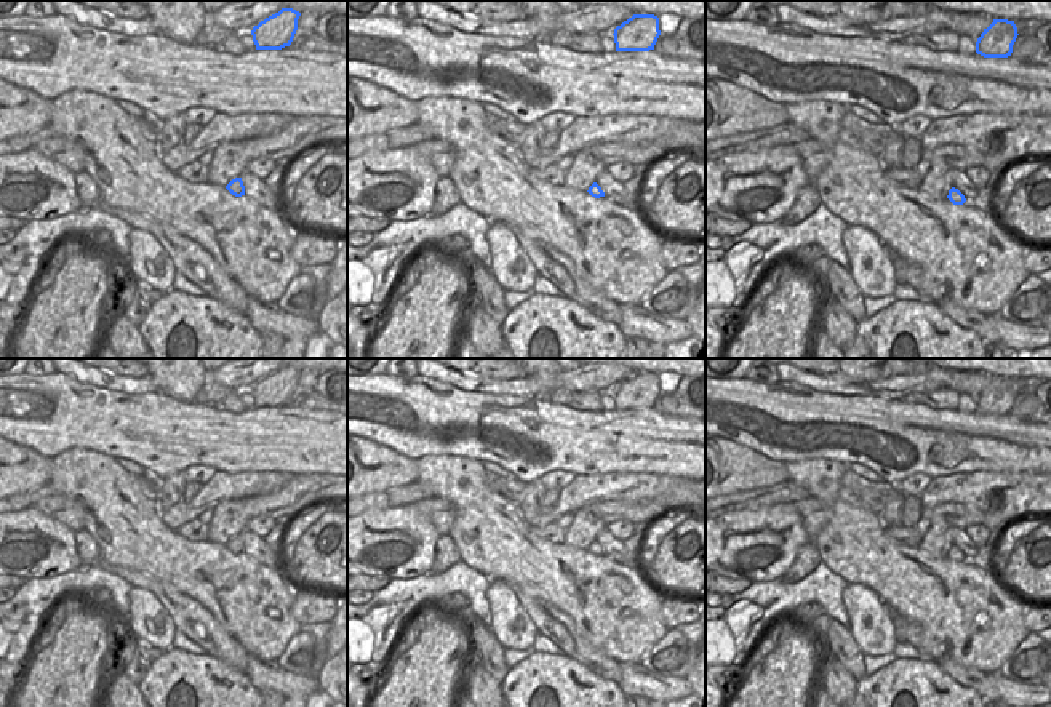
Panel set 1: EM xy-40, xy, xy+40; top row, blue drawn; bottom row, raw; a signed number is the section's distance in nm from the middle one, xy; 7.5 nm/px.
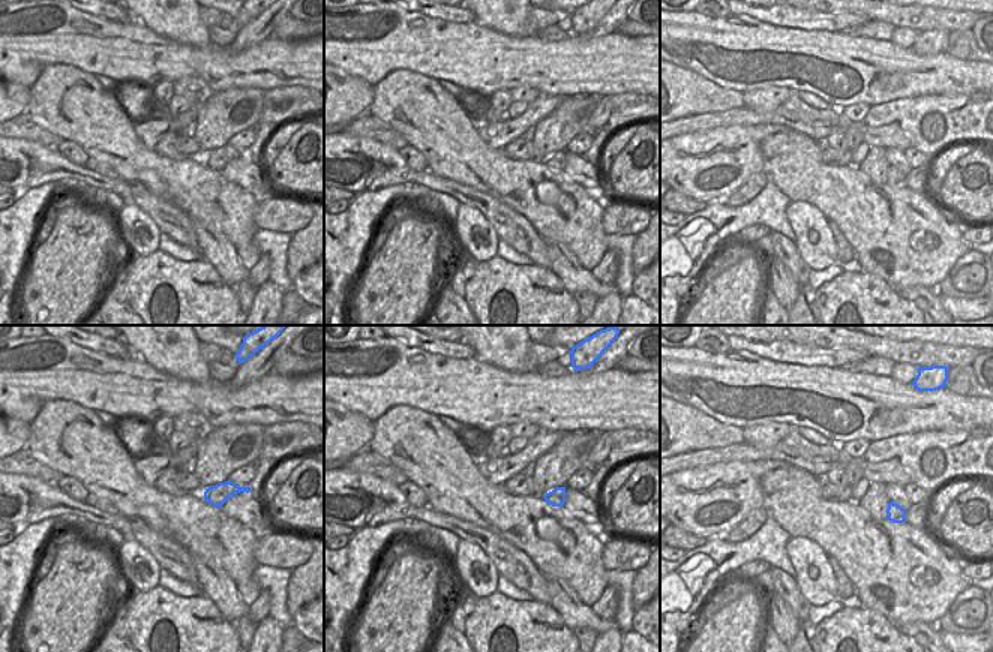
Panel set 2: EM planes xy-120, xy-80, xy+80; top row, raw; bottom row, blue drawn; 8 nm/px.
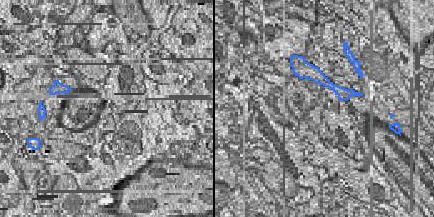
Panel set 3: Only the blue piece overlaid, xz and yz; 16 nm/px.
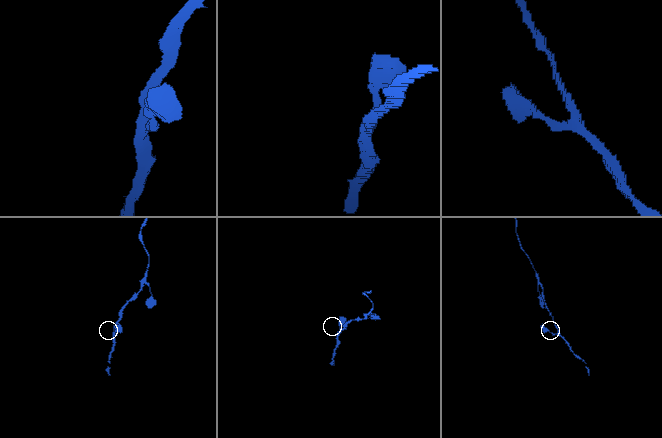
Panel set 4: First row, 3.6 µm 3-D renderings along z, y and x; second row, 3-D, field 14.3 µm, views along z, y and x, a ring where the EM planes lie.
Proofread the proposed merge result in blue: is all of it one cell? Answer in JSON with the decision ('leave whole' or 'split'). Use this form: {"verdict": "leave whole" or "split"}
{"verdict": "leave whole"}

